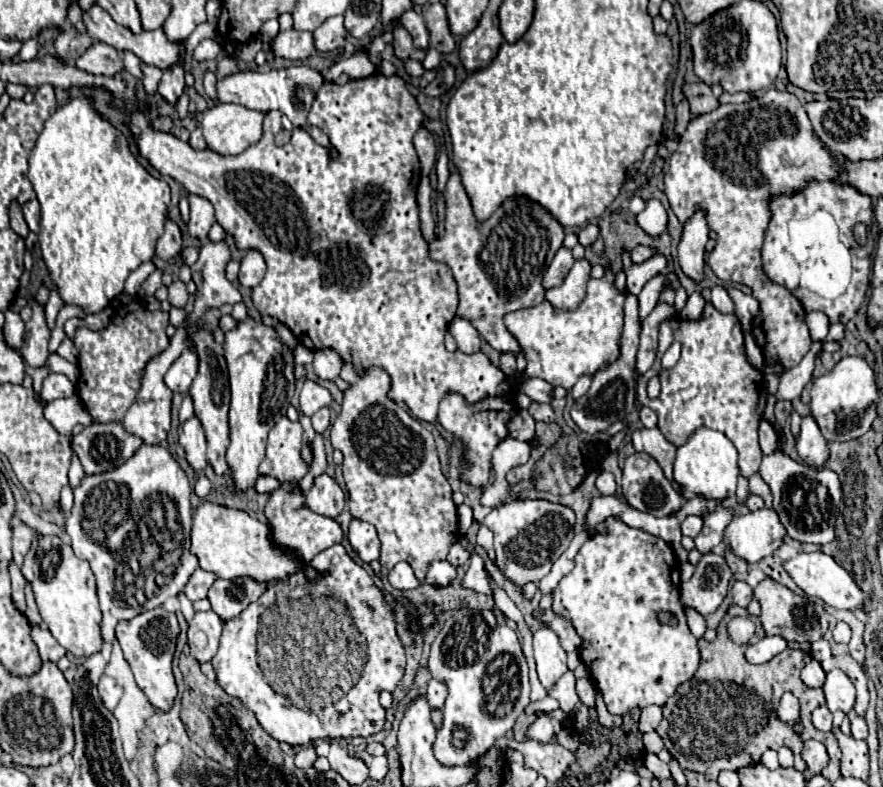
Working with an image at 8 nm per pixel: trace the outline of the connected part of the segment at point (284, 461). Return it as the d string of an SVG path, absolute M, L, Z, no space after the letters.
M287 416L279 418L267 438L267 456L259 466L263 476L275 476L279 482L301 480L309 470L307 462L301 458L303 448L303 428L299 422L291 422Z

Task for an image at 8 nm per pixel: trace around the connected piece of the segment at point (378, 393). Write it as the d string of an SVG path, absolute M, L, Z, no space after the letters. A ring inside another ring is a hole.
M345 364L341 378L345 378L351 388L345 392L343 410L331 426L331 444L345 456L343 476L349 490L351 514L353 518L367 520L377 528L381 542L381 574L387 574L397 562L405 560L413 568L415 576L423 580L427 566L435 560L445 560L451 544L461 538L457 528L457 506L451 498L451 486L441 472L433 434L427 432L419 420L407 414L399 404L387 398L391 378L385 370L369 368L365 374L357 374L351 364Z

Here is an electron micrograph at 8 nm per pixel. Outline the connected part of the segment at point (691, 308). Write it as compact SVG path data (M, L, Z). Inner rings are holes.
M695 290L695 292L689 296L689 300L687 300L687 306L685 306L679 314L681 314L683 318L691 318L691 320L695 320L695 318L701 316L703 306L705 306L705 298L701 296L699 290Z

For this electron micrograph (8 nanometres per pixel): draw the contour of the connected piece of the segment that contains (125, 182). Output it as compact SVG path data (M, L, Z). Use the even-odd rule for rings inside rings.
M77 98L67 102L65 106L57 108L57 112L45 122L45 128L31 152L29 158L29 180L37 192L37 200L41 204L41 230L39 230L39 244L41 244L41 254L43 254L43 262L49 270L49 278L53 282L53 286L57 288L61 300L65 306L79 306L85 314L97 314L101 312L115 296L119 296L123 292L123 284L127 280L127 276L143 262L149 262L155 256L155 244L159 240L159 236L163 234L163 224L167 218L167 206L169 206L169 186L163 180L153 178L139 162L137 158L129 152L129 144L125 140L125 136L113 128L107 120L101 118L101 114L97 114L87 98Z

